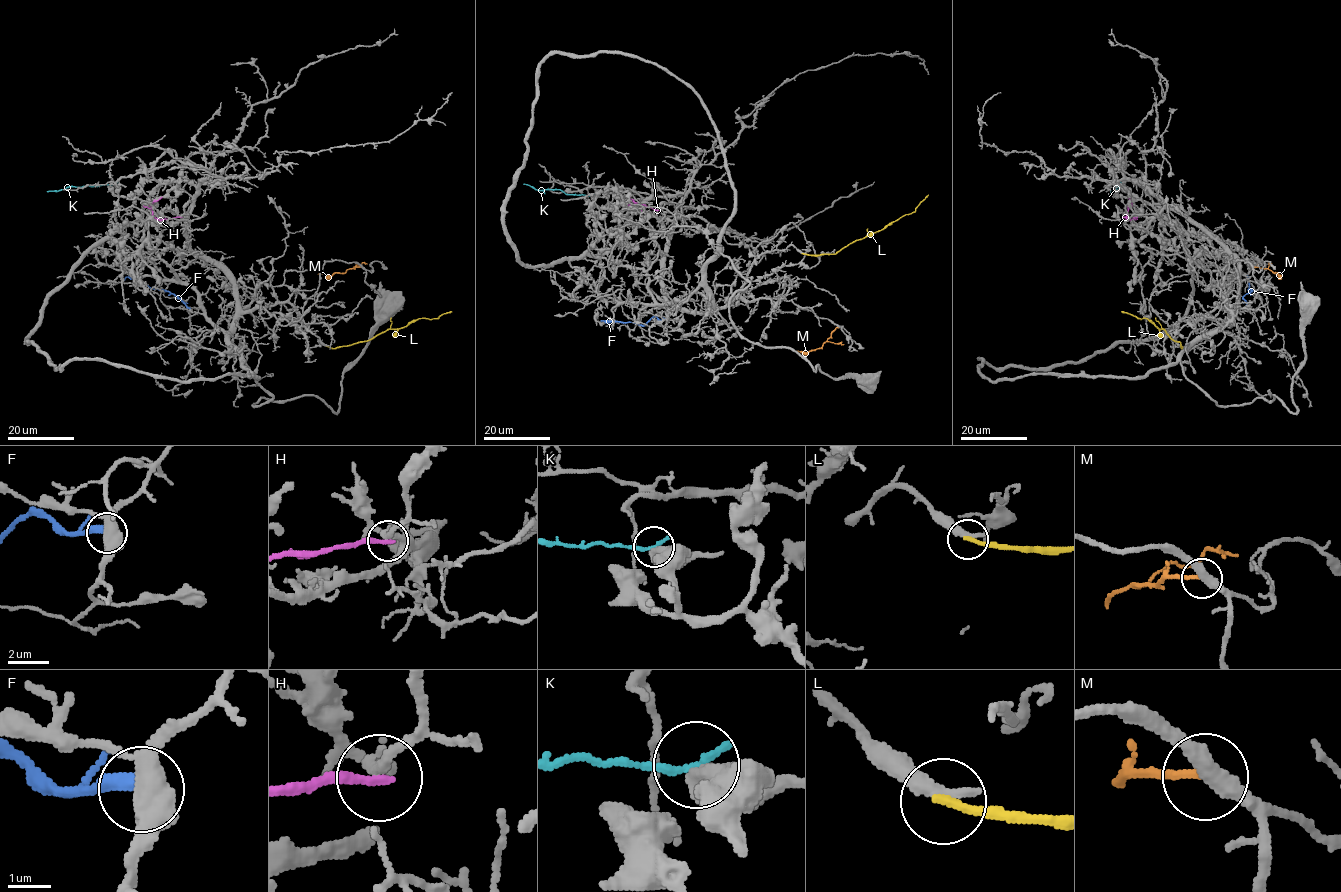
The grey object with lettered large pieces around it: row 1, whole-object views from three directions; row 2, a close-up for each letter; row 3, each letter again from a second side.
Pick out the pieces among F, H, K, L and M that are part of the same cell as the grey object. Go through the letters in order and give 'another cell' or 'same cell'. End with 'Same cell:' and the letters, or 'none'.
F: another cell
H: another cell
K: another cell
L: another cell
M: another cell
Same cell: none

